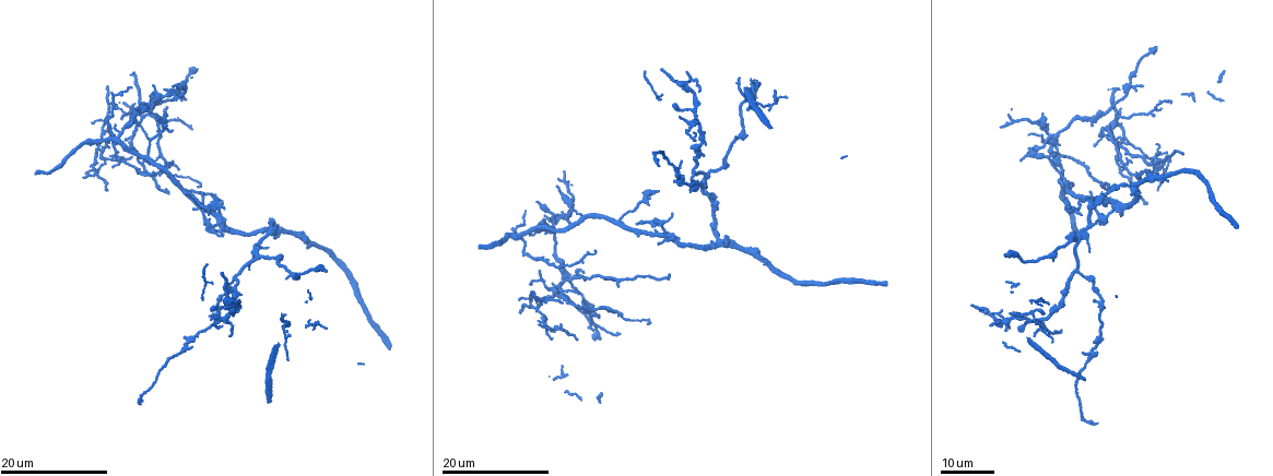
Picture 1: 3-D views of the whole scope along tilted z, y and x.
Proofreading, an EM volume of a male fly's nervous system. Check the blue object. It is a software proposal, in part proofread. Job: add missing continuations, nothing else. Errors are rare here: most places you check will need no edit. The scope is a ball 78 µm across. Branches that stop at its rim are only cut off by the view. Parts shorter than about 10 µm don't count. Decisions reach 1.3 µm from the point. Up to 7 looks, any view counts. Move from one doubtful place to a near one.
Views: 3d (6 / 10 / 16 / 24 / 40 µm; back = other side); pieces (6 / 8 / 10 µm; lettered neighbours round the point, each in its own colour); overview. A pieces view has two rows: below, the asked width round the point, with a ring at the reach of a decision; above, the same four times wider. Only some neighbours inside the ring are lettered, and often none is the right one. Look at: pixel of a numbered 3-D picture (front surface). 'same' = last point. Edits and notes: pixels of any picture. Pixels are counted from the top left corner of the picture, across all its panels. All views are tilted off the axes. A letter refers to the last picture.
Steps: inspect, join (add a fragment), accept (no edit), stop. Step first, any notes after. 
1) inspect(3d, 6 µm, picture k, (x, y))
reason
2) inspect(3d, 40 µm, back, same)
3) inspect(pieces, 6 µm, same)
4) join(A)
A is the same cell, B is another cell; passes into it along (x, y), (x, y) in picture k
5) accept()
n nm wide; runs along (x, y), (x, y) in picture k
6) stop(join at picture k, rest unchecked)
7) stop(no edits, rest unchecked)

inspect(3d, 16 µm, picture 1, (669, 276))
end of a long branch

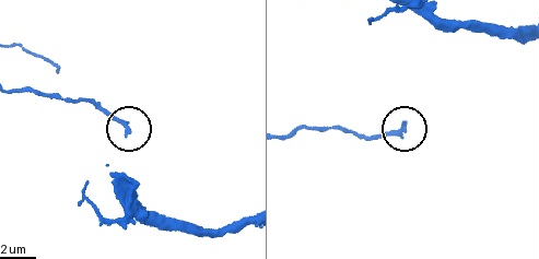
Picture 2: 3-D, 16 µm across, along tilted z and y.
inspect(pieces, 10 µm, picture 2, (127, 133))

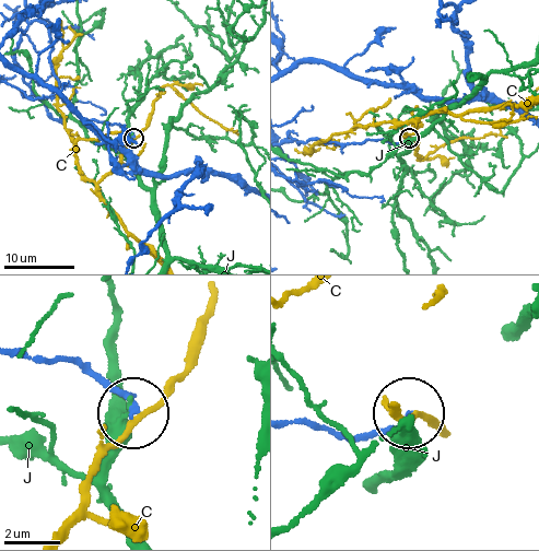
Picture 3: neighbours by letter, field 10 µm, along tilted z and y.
accept()
C and J are other cells; none of them fits

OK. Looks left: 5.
inspect(3d, 16 µm, picture 1, (167, 192))

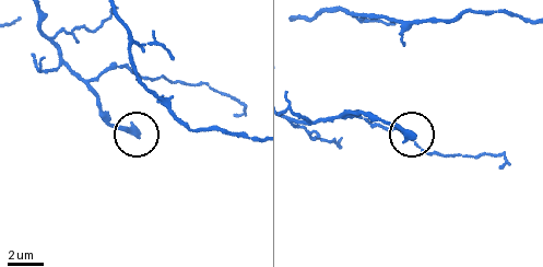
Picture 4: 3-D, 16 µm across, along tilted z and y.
inspect(pieces, 8 µm, picture 4, (140, 133))
see the neighbours

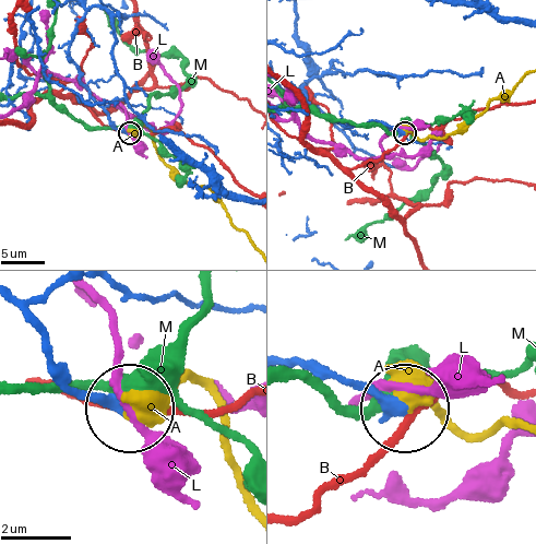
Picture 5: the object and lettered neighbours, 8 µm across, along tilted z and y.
accept()
360 nm wide; A, B, L and M are other cells; runs along (87, 13), (69, 54), (91, 97), (116, 127), (129, 133) in picture 5; none of them fits

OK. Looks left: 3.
inspect(3d, 24 µm, picture 1, (1147, 202))
thin end

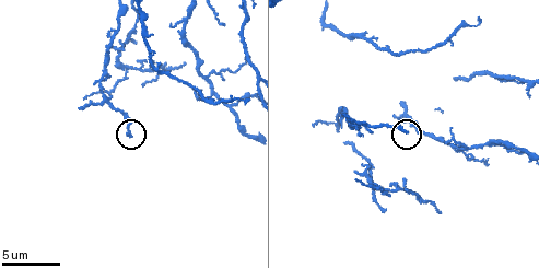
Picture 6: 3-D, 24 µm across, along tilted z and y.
inspect(pieces, 8 µm, picture 6, (405, 130))

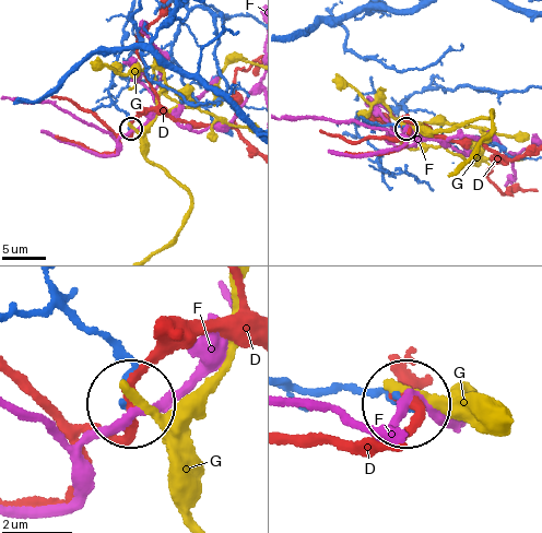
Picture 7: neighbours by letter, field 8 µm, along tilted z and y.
accept()
D, F and G are other cells; runs along (131, 10), (109, 94), (126, 115), (129, 127) in picture 7; no lettered fragment goes on from it

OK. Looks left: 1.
stop(no edits, rest unchecked)

